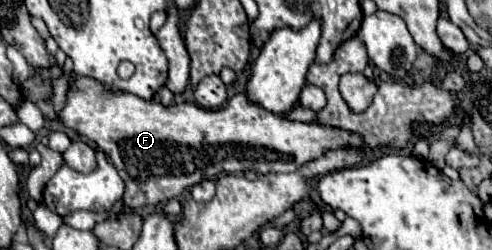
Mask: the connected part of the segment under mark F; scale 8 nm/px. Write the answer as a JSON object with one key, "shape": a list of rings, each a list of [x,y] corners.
{"shape":[[[69,75],[67,95],[63,109],[57,113],[57,121],[67,129],[77,131],[79,135],[93,141],[103,153],[109,155],[111,163],[117,167],[121,179],[125,181],[125,203],[129,209],[165,203],[183,189],[197,185],[203,179],[217,177],[219,173],[235,171],[255,171],[255,173],[289,173],[299,169],[303,163],[317,159],[327,149],[337,147],[363,147],[359,135],[347,133],[343,129],[327,127],[321,123],[297,123],[285,117],[273,115],[271,111],[251,103],[245,93],[235,95],[221,111],[205,111],[193,103],[173,103],[161,105],[155,101],[139,99],[127,91],[115,91],[113,87],[103,87],[97,79]]]}

